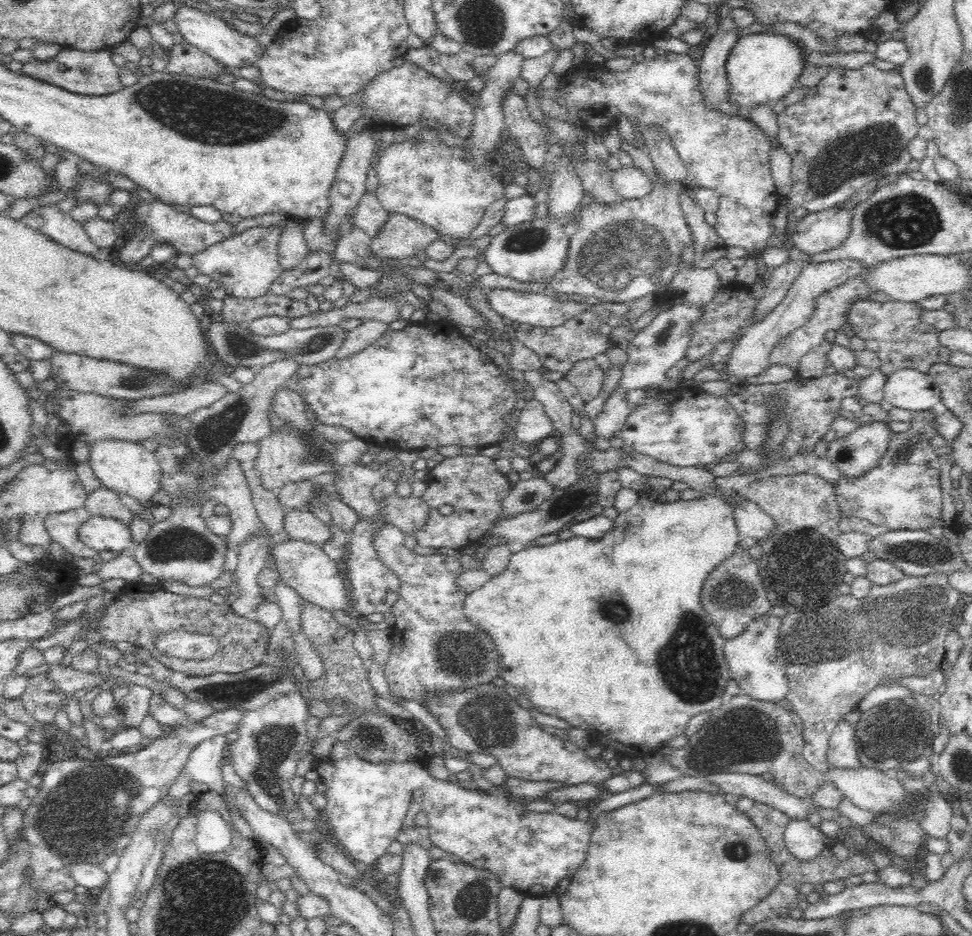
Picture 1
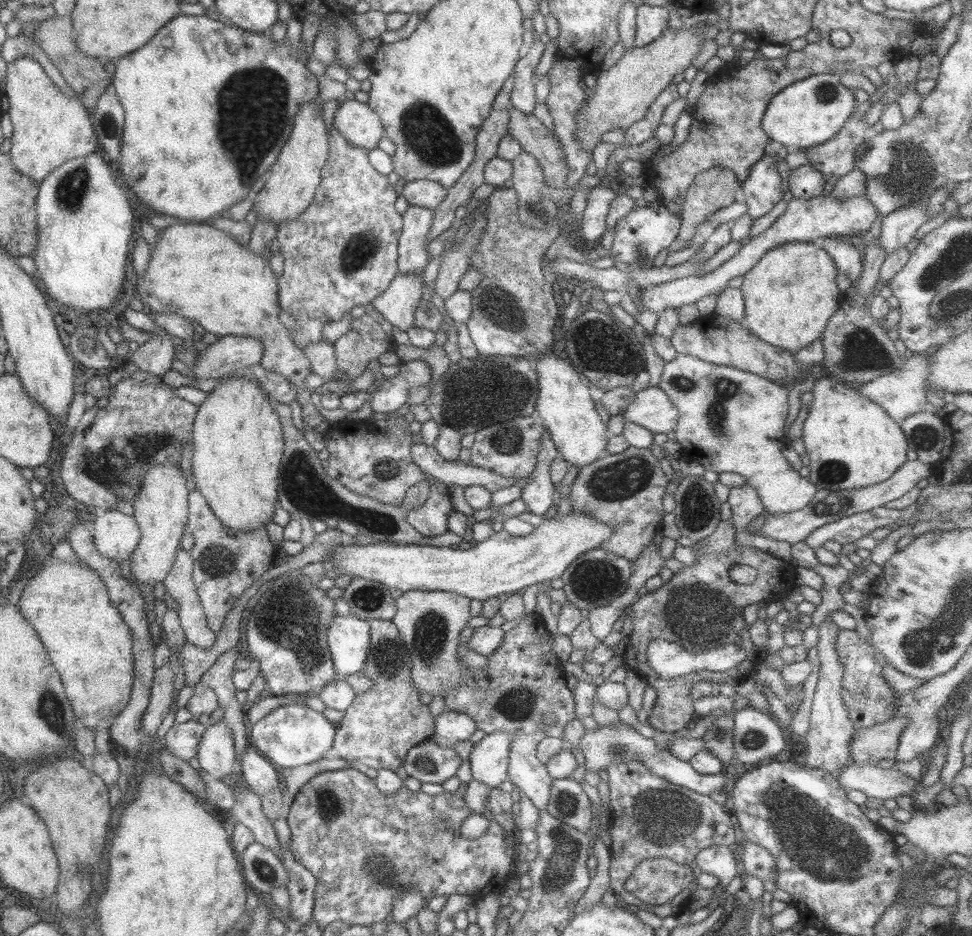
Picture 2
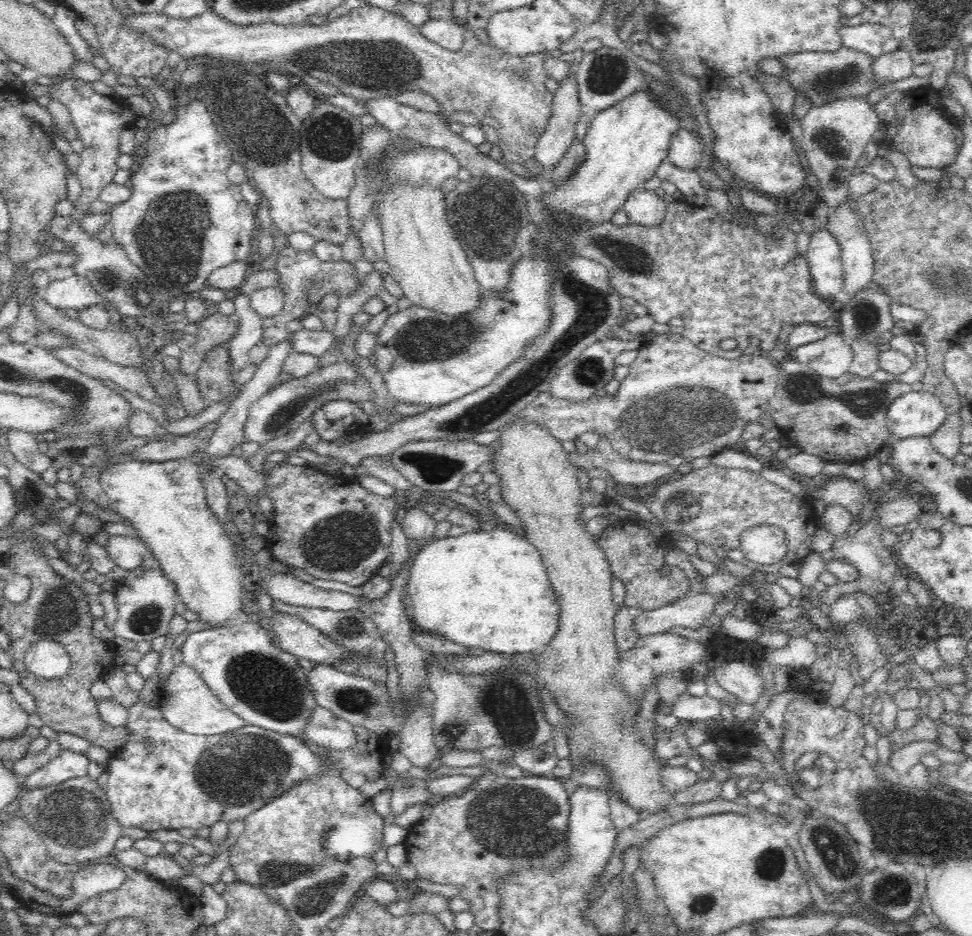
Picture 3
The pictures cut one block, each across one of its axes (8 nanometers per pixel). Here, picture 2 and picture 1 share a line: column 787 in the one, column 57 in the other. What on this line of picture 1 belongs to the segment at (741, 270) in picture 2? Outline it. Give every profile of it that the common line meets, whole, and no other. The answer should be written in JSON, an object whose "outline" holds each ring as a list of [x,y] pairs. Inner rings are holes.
{"outline":[[[56,203],[45,206],[35,206],[20,220],[47,236],[49,240],[68,248],[69,250],[92,256],[98,248],[90,241],[82,224],[78,224],[70,213],[62,213]]]}

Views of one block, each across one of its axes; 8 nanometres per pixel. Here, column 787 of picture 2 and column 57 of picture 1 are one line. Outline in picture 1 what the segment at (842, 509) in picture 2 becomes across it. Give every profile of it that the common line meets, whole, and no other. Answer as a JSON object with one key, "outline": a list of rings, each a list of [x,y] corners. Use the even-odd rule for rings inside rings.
{"outline":[[[84,507],[53,513],[46,518],[45,529],[51,540],[61,544],[74,558],[93,558],[97,552],[84,546],[78,538],[80,526],[90,518]]]}

